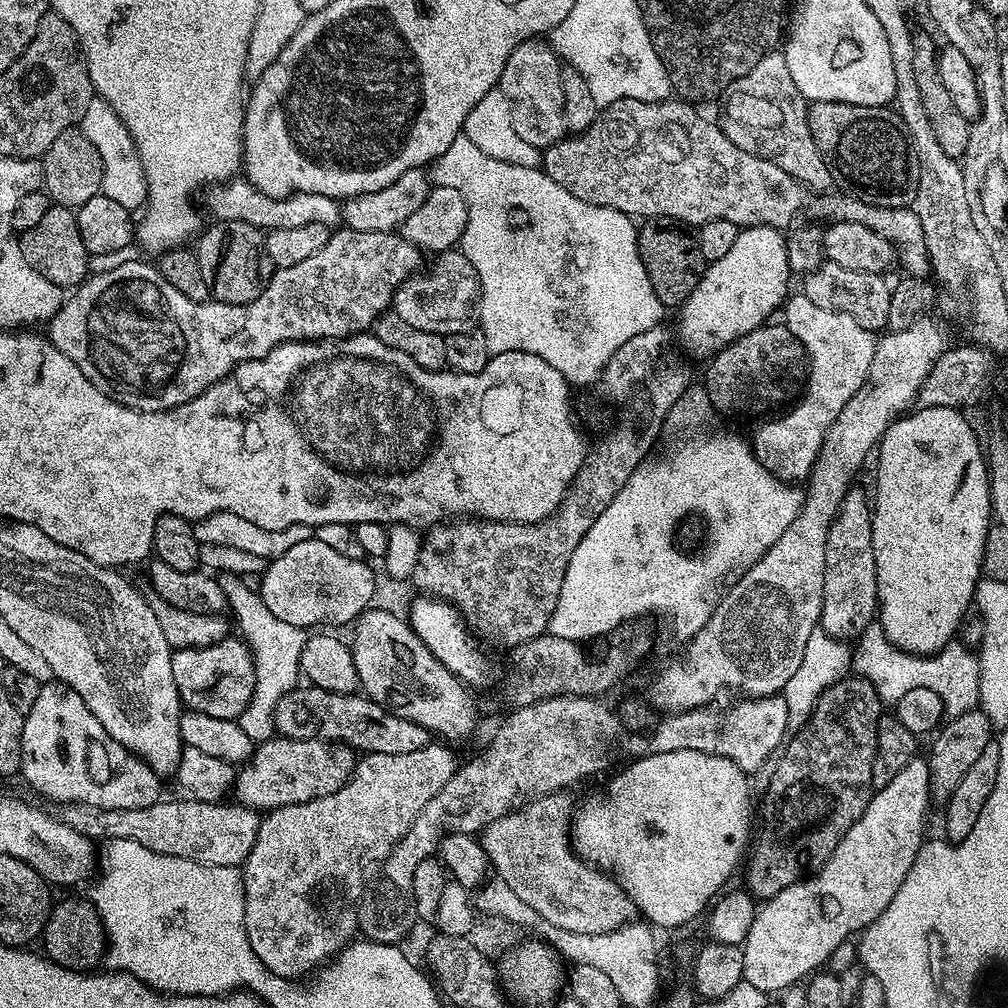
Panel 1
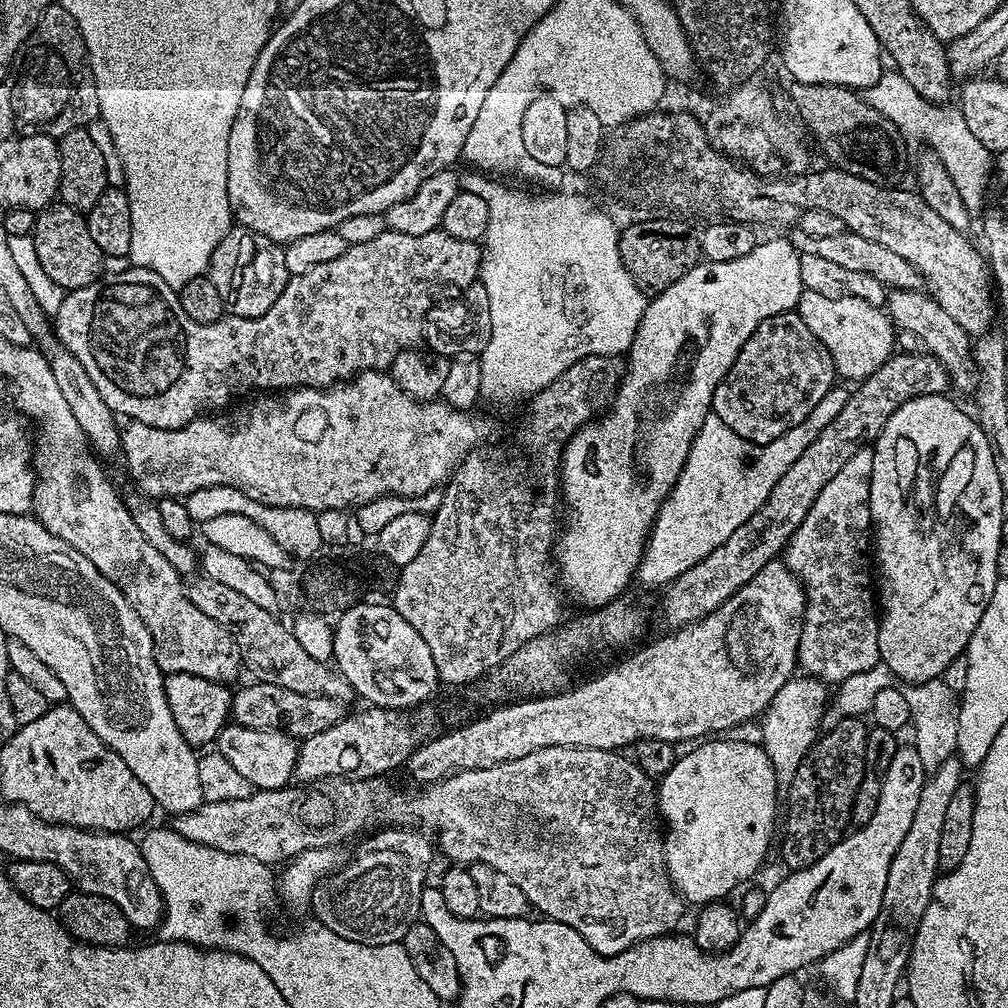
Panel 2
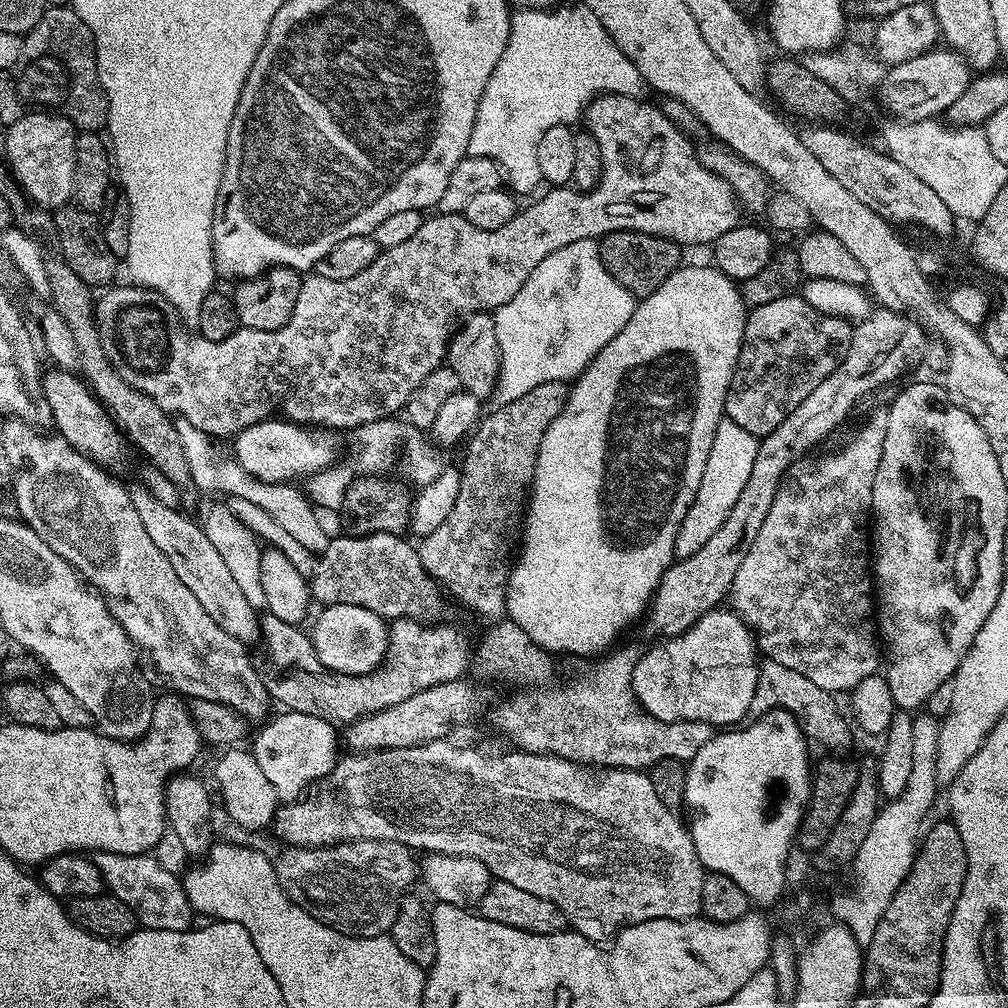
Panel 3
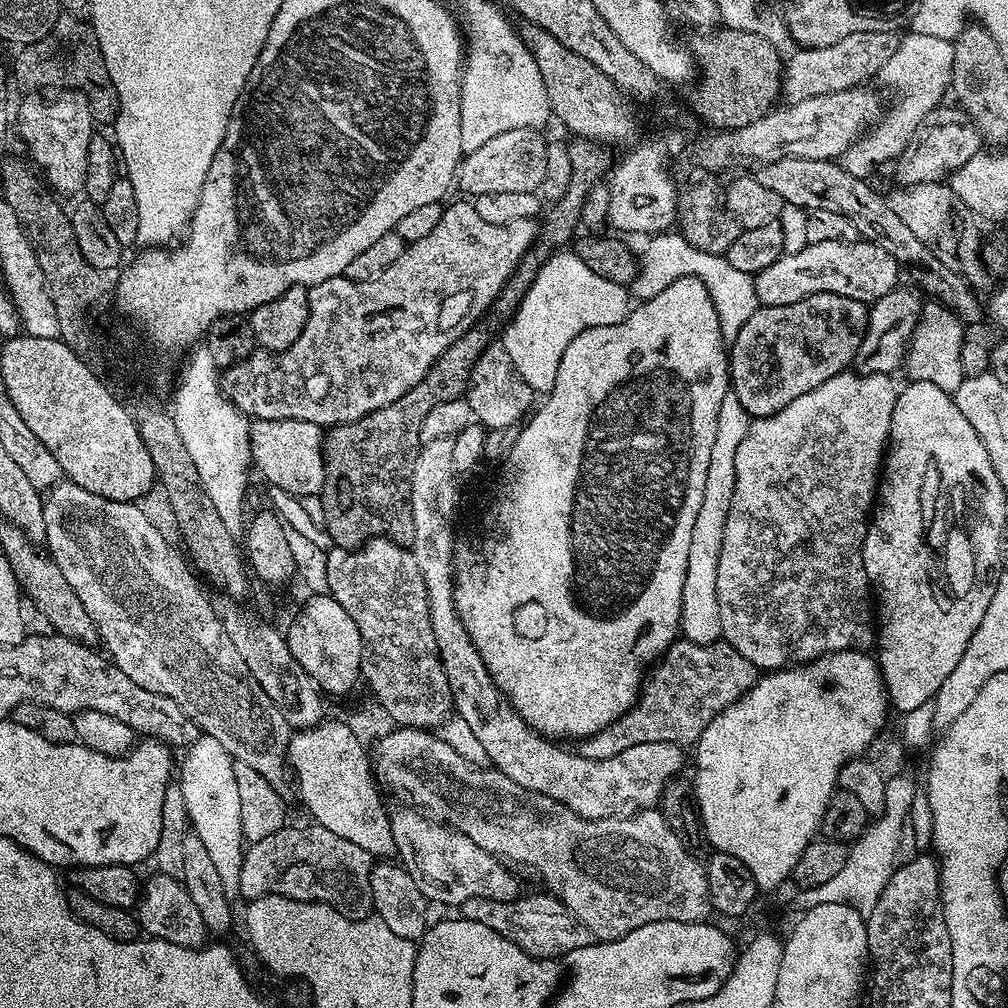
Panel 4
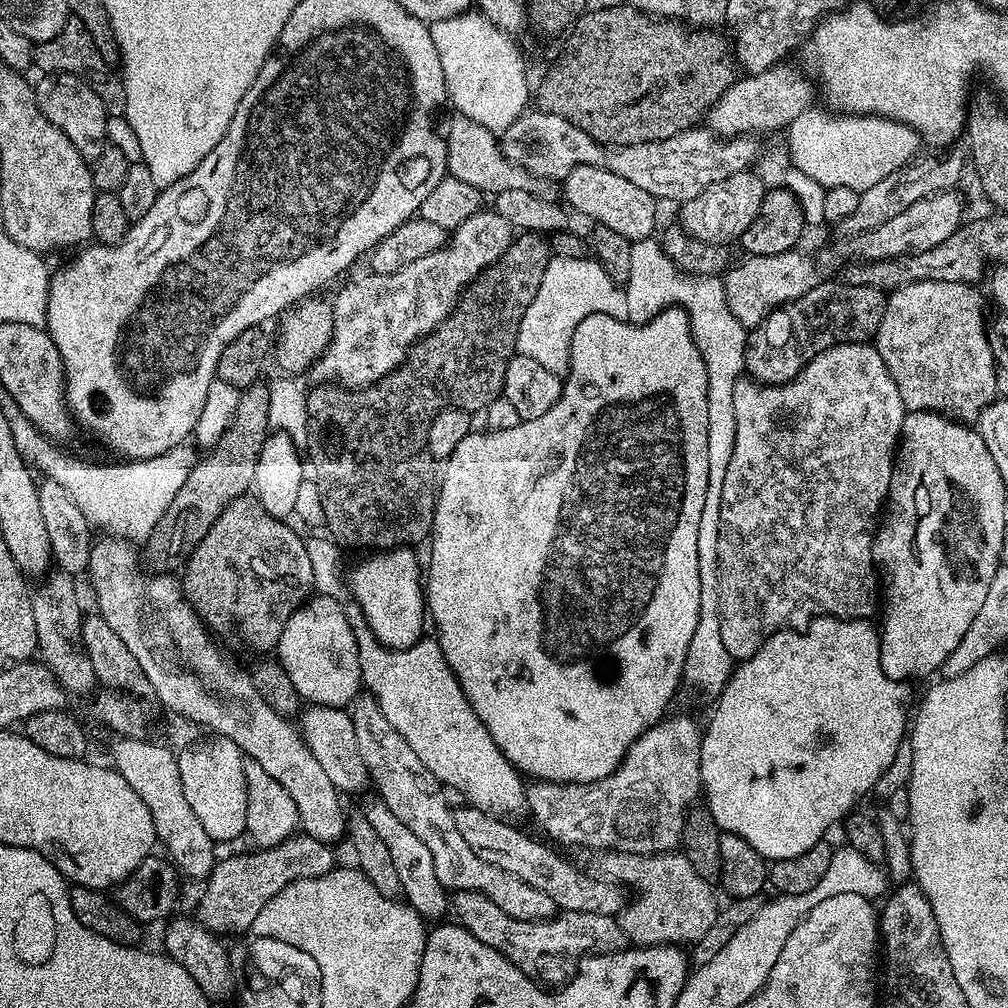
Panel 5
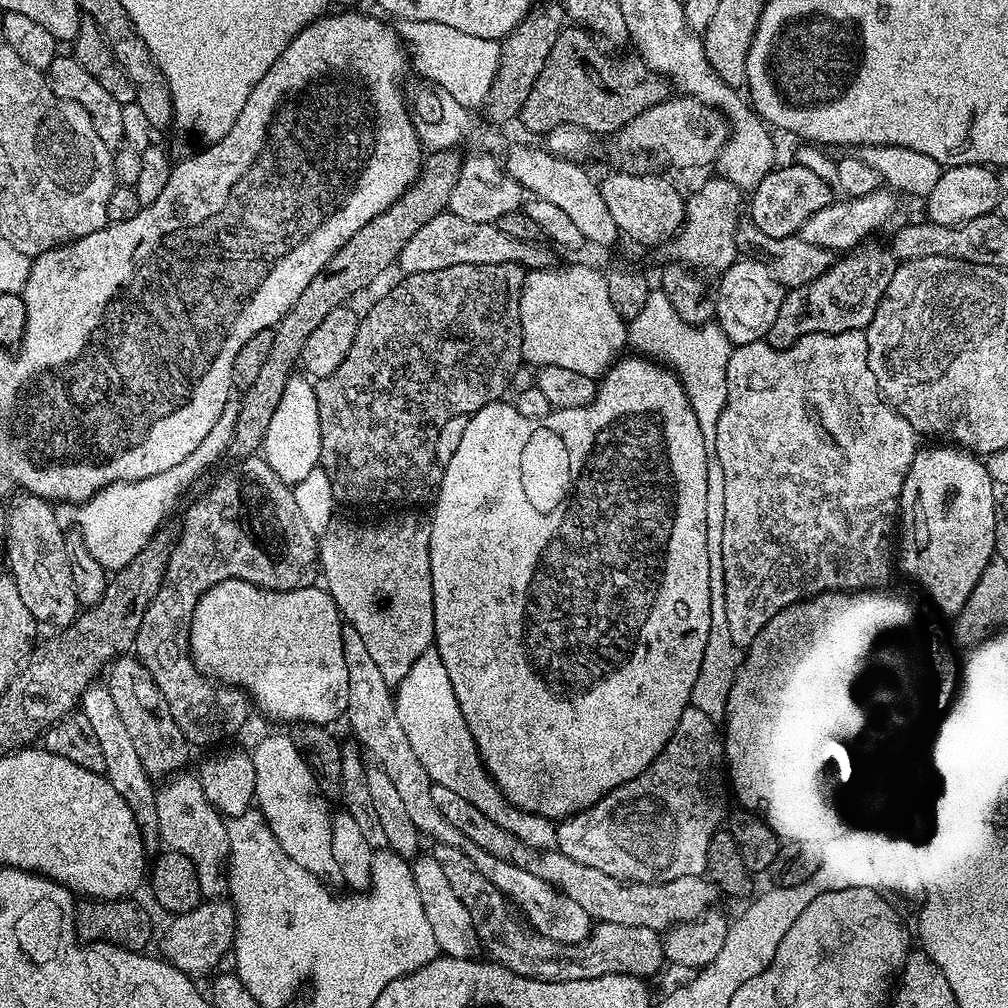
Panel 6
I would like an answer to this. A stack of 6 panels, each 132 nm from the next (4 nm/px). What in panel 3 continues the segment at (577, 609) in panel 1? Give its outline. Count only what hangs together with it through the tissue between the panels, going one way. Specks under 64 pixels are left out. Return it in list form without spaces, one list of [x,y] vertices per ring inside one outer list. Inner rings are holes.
[[[730,419],[720,421],[714,434],[714,446],[710,446],[710,458],[706,458],[706,470],[702,470],[702,482],[694,494],[694,502],[686,510],[686,518],[682,518],[682,526],[676,535],[676,556],[683,558],[694,554],[726,522],[726,514],[734,510],[734,502],[738,502],[738,494],[742,494],[742,486],[750,478],[750,469],[754,467],[754,458],[758,454],[757,437],[751,436],[738,422]]]

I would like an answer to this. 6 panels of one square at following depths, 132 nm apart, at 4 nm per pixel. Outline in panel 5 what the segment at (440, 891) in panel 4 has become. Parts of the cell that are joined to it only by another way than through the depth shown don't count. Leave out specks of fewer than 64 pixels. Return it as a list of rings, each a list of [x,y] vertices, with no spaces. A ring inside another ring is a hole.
[[[371,694],[357,695],[350,705],[350,715],[354,722],[354,738],[358,738],[358,754],[362,754],[362,762],[366,762],[374,788],[376,784],[376,792],[380,795],[377,796],[379,803],[388,807],[394,814],[394,818],[398,818],[398,822],[402,822],[402,826],[410,826],[410,830],[414,830],[414,834],[418,834],[418,838],[422,838],[422,843],[428,847],[431,857],[434,858],[434,870],[438,874],[438,882],[442,882],[444,889],[452,892],[474,890],[478,894],[490,898],[490,902],[494,902],[494,906],[506,910],[506,914],[510,914],[510,918],[550,920],[557,915],[558,909],[554,898],[542,894],[542,890],[530,886],[530,882],[522,882],[522,878],[518,878],[498,866],[490,866],[490,862],[482,862],[482,858],[478,858],[478,854],[474,854],[474,850],[470,850],[466,838],[462,838],[462,833],[458,831],[458,826],[454,822],[454,808],[453,805],[448,805],[448,800],[444,797],[446,792],[440,780],[434,778],[434,774],[430,770],[426,770],[426,766],[422,766],[422,758],[418,758],[418,754],[414,754],[414,750],[410,750],[410,742],[406,742],[406,738],[402,738],[402,734],[398,734],[398,730],[394,730],[394,726],[390,726],[390,721],[387,720],[386,714],[382,714],[382,706],[378,706],[375,696]]]

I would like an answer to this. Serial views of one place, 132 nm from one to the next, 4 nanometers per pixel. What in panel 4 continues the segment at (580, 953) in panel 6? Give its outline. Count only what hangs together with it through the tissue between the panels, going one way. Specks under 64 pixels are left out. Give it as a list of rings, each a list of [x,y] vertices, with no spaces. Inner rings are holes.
[[[524,894],[514,902],[494,902],[494,898],[466,898],[466,902],[459,905],[458,912],[465,920],[490,926],[490,930],[502,934],[502,938],[514,942],[539,960],[555,960],[570,954],[570,950],[578,950],[593,943],[591,930],[559,898],[551,894],[543,895]]]

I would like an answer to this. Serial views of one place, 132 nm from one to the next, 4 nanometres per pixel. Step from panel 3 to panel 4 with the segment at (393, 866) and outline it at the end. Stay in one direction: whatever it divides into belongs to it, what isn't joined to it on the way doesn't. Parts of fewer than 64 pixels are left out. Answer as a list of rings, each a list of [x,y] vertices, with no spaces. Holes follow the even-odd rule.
[[[308,822],[305,828],[279,828],[274,834],[244,849],[241,874],[241,897],[251,902],[263,896],[289,896],[291,900],[310,900],[328,904],[353,920],[373,915],[370,874],[374,858],[362,846]]]

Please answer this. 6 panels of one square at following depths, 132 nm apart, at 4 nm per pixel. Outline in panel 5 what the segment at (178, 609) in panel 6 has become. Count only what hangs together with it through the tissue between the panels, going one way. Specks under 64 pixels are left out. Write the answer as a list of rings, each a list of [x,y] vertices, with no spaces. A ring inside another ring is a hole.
[[[248,499],[230,502],[230,506],[222,510],[214,526],[210,526],[206,538],[202,538],[200,545],[183,565],[182,587],[184,599],[196,609],[196,613],[213,633],[226,634],[232,624],[236,624],[236,632],[244,643],[257,648],[260,654],[268,654],[271,648],[273,651],[279,645],[286,622],[313,595],[314,573],[305,537],[300,537],[291,528],[291,523],[275,520],[255,499]]]

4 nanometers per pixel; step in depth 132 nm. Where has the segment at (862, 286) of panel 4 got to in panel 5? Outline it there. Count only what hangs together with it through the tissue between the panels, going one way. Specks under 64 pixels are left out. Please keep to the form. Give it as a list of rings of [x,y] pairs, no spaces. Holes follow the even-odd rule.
[[[959,191],[936,193],[930,198],[922,198],[922,202],[914,202],[907,210],[902,210],[890,222],[882,222],[872,232],[861,232],[859,236],[845,239],[844,244],[837,248],[828,248],[820,256],[820,264],[824,268],[839,269],[842,264],[840,256],[852,258],[855,252],[860,252],[859,259],[867,262],[870,260],[892,260],[895,256],[913,256],[922,250],[930,250],[946,238],[950,238],[962,227],[964,216],[964,204],[960,201]],[[961,219],[961,220],[960,220]],[[800,251],[748,256],[741,264],[733,263],[728,271],[723,273],[726,302],[730,302],[730,312],[734,314],[734,318],[738,318],[738,322],[742,322],[744,328],[755,328],[774,309],[802,298],[802,294],[818,287],[825,279],[824,272],[816,265],[815,258]]]

